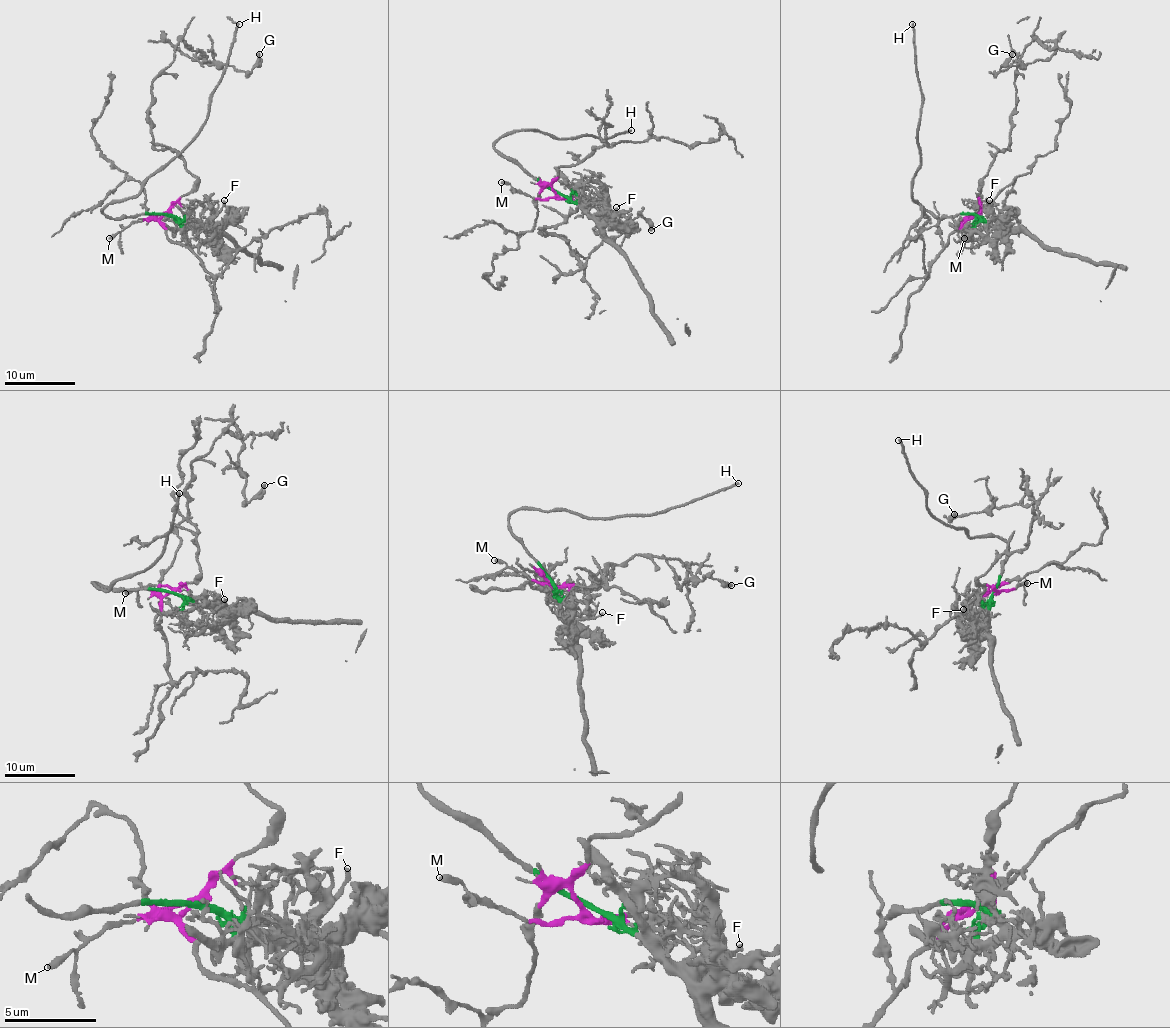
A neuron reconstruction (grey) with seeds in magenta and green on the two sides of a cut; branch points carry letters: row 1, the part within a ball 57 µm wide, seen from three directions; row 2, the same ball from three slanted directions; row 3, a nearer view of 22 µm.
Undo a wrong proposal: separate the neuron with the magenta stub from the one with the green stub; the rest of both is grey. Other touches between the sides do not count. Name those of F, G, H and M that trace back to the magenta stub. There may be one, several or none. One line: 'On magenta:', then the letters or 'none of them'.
On magenta: G, M

